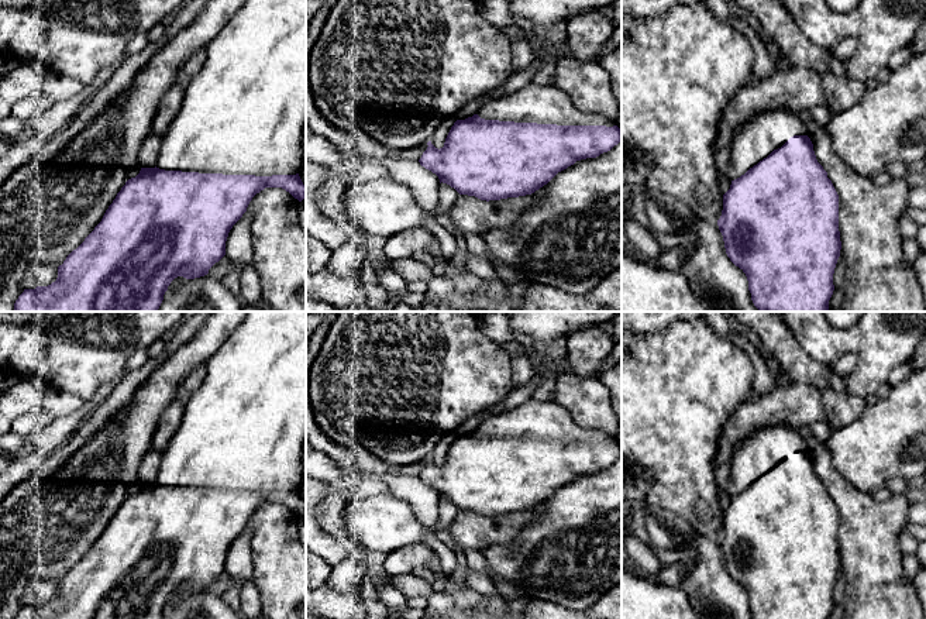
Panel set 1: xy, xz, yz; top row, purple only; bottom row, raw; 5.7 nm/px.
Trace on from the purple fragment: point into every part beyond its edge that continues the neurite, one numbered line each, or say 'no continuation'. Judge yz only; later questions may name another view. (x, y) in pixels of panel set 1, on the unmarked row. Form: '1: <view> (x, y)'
1: yz (754, 456)

